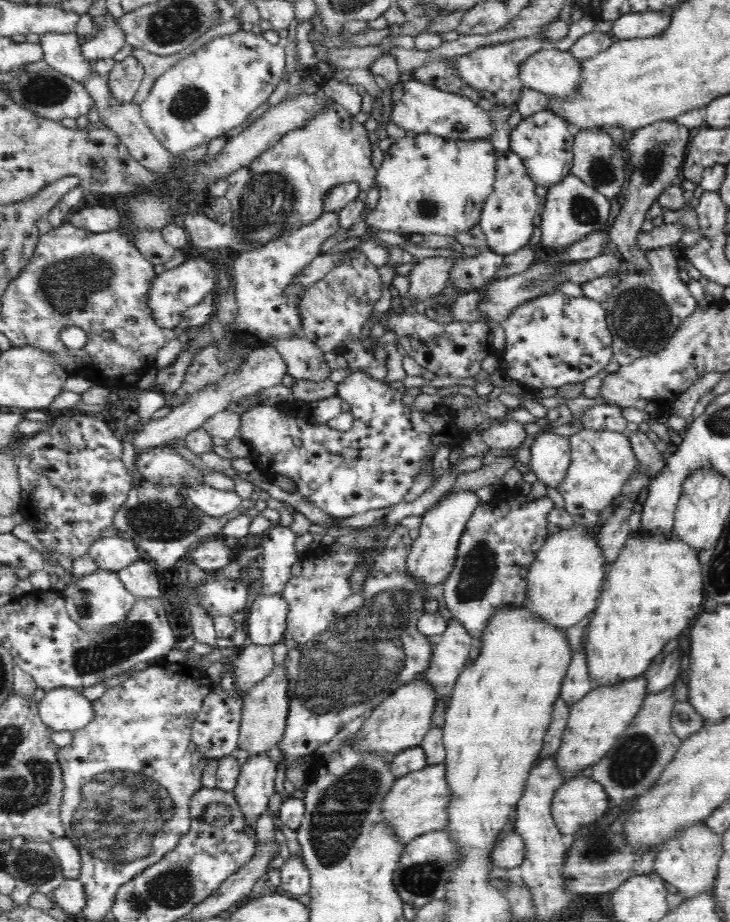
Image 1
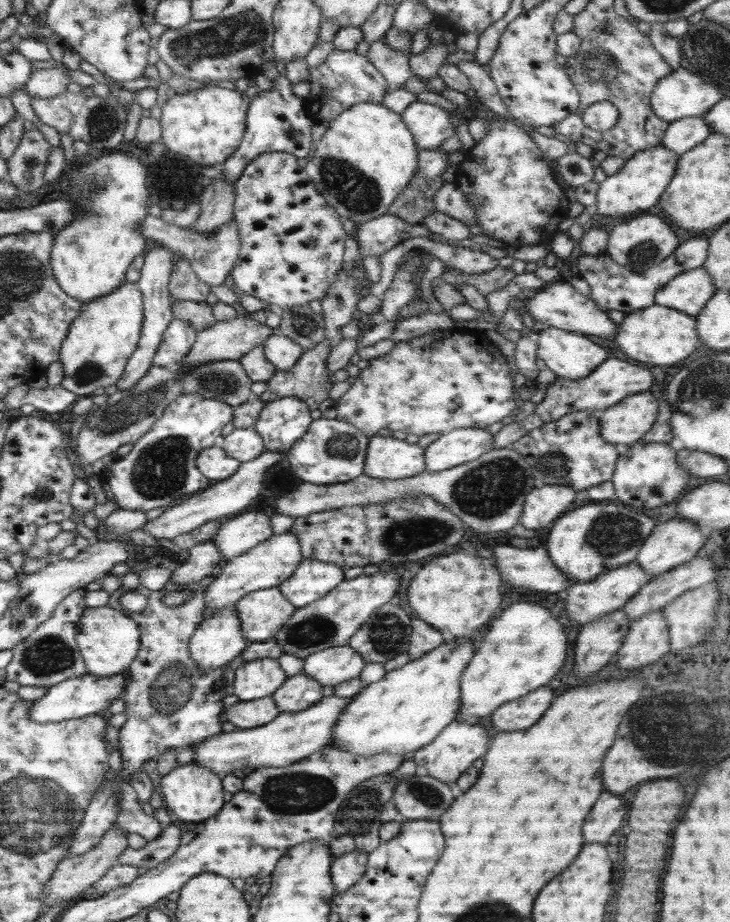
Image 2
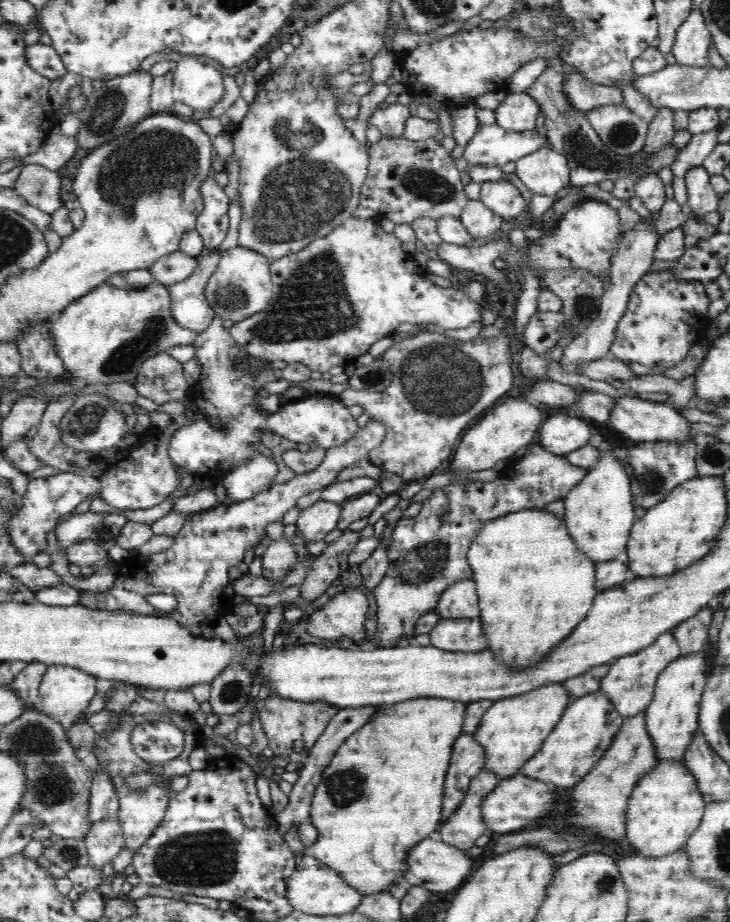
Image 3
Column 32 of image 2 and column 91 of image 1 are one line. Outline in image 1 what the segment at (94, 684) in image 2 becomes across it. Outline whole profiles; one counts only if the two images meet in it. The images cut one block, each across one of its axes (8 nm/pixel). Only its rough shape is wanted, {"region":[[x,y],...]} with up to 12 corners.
{"region":[[75,688],[49,689],[39,715],[53,731],[84,728],[92,700]]}

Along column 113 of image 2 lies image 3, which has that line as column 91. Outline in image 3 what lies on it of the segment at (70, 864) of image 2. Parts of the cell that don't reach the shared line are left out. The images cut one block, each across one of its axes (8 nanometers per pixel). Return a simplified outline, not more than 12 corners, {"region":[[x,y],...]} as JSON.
{"region":[[119,816],[94,822],[85,837],[102,870],[126,846]]}

